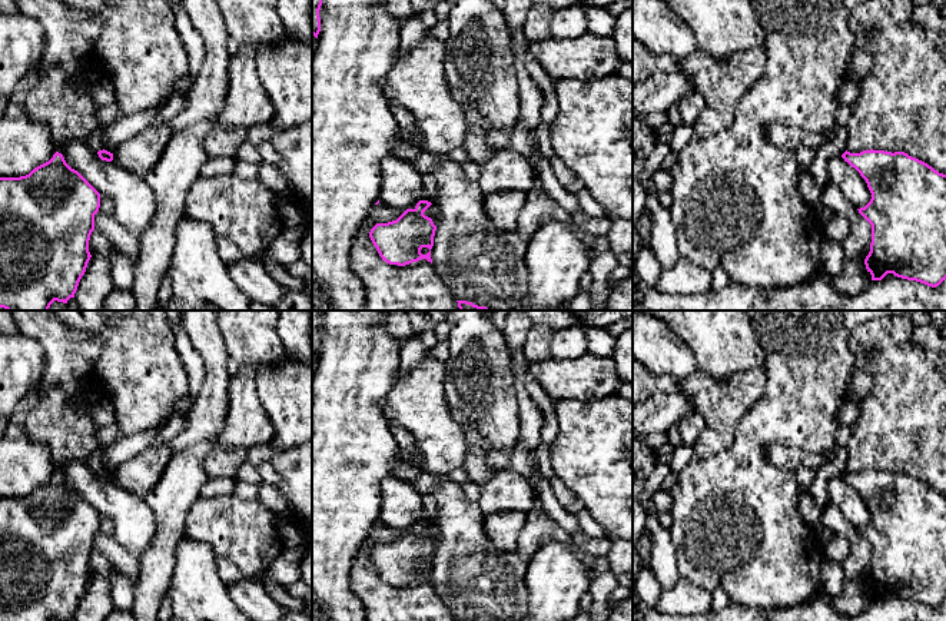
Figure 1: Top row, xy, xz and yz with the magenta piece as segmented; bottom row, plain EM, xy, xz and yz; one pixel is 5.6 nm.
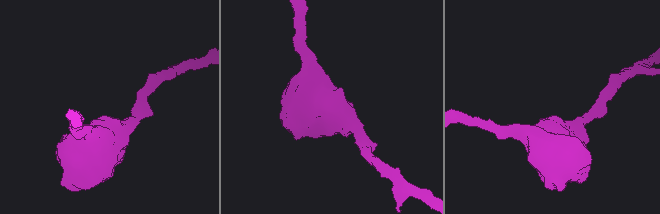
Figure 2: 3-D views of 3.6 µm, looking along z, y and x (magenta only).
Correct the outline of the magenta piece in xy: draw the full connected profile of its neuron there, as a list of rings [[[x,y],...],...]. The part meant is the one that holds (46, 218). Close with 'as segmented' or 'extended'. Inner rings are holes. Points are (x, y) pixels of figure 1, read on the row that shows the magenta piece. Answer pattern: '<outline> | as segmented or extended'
[[[59,152],[26,176],[0,177],[0,308],[49,310],[54,300],[67,303],[74,298],[92,258],[89,240],[99,207],[100,193]]] | as segmented

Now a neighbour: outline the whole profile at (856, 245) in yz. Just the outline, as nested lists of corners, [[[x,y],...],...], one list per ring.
[[[830,182],[821,192],[819,203],[836,213],[843,213],[850,220],[850,232],[842,240],[846,258],[863,260],[870,252],[872,225],[844,197],[842,190]]]

